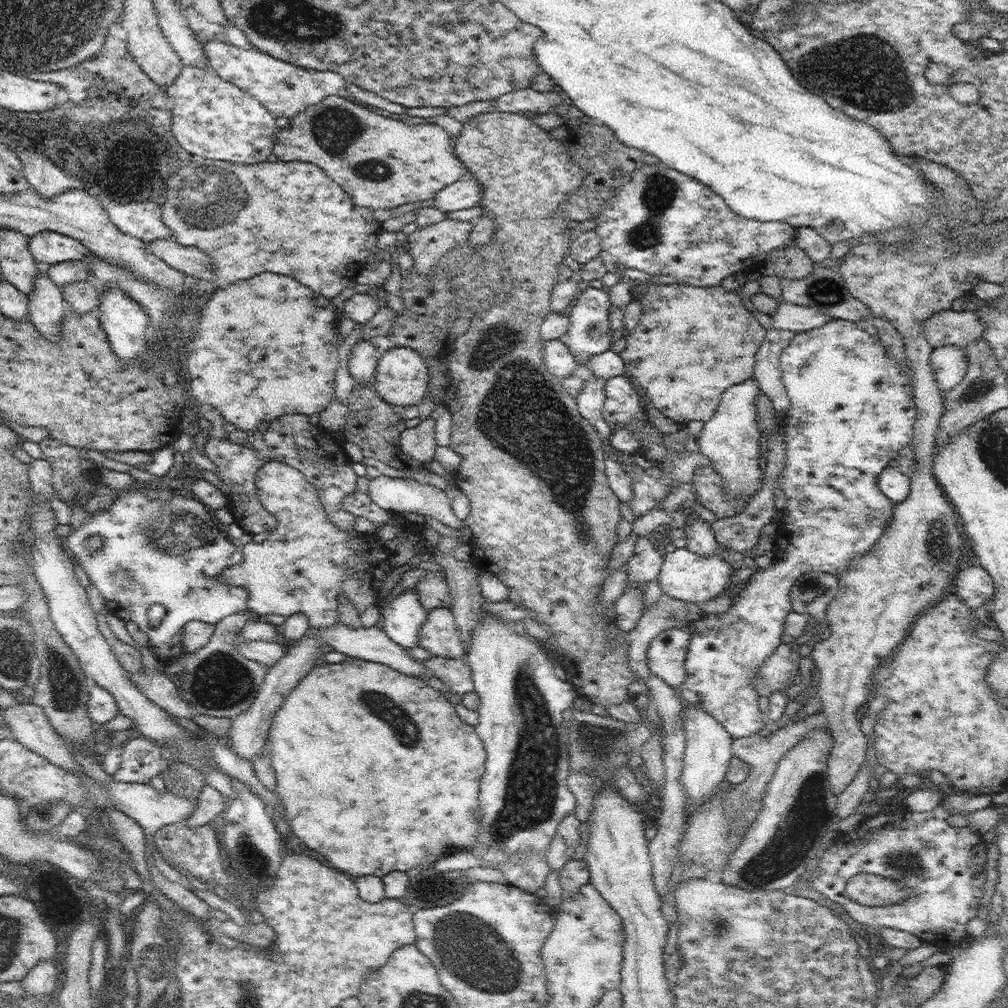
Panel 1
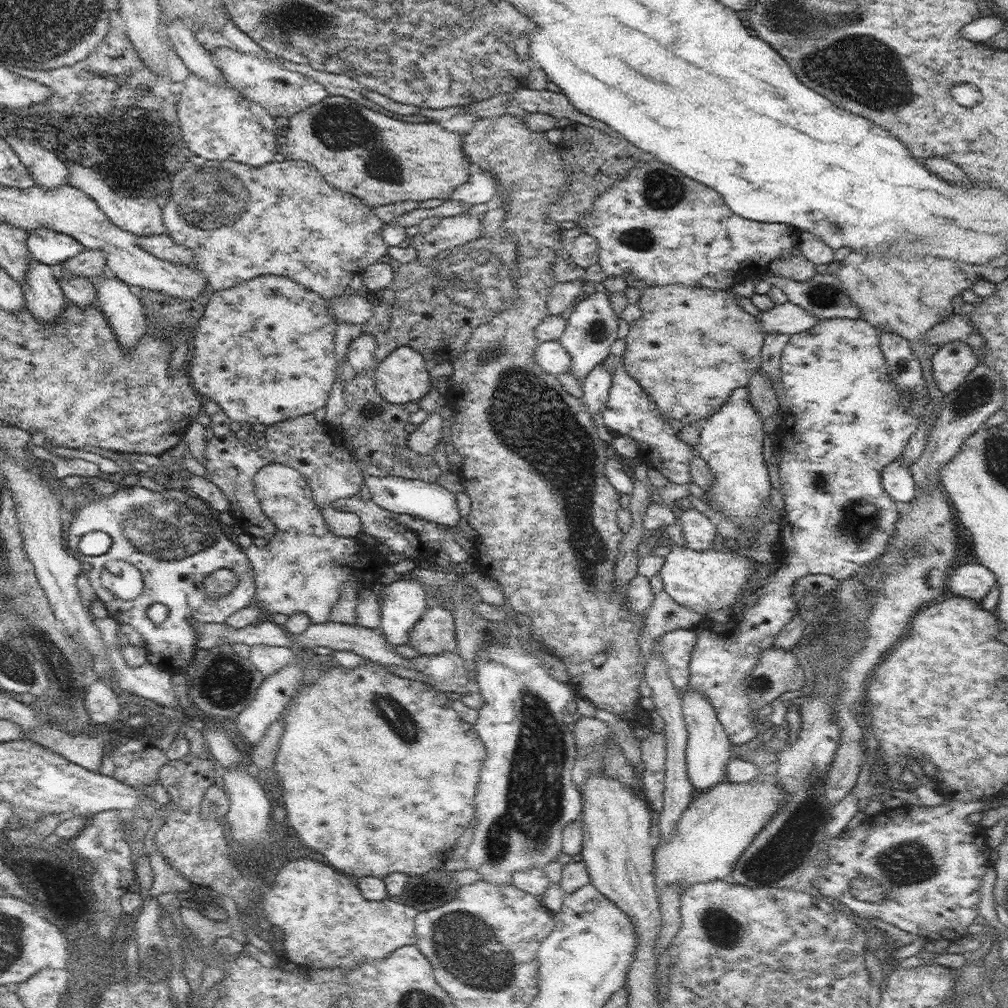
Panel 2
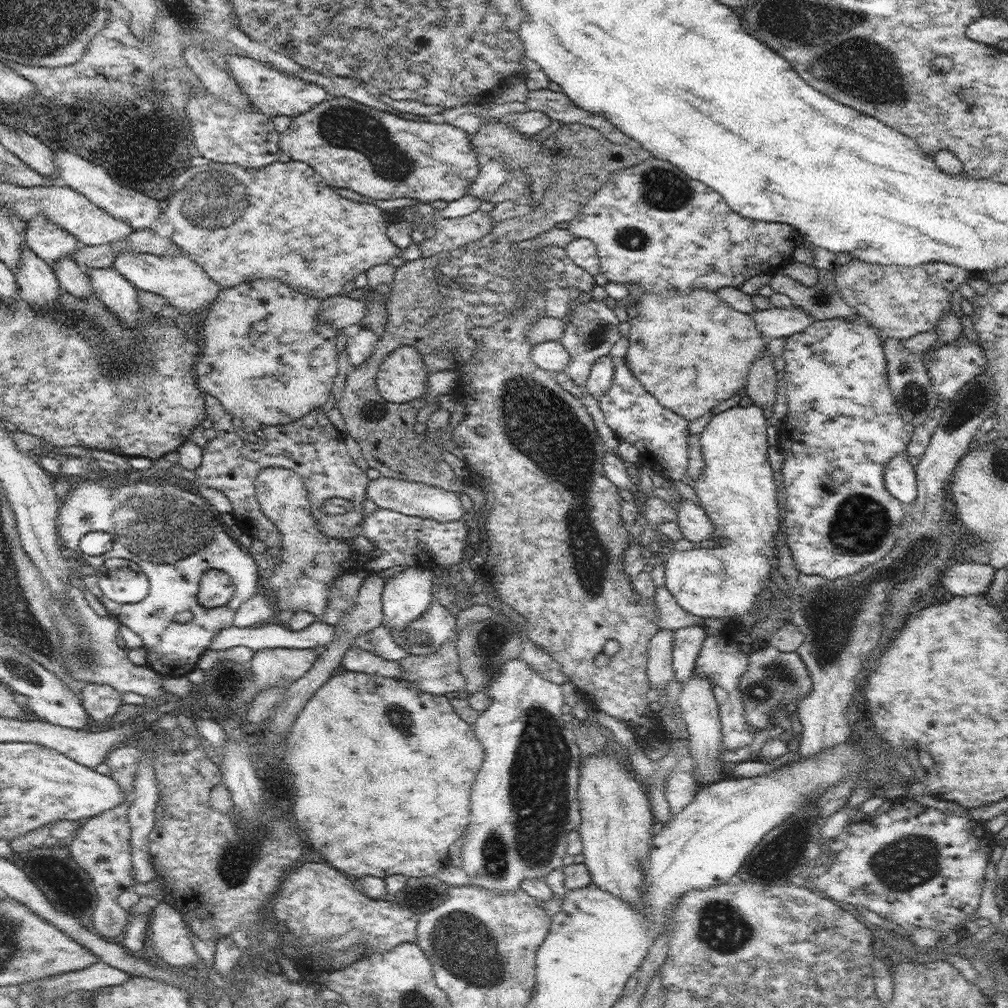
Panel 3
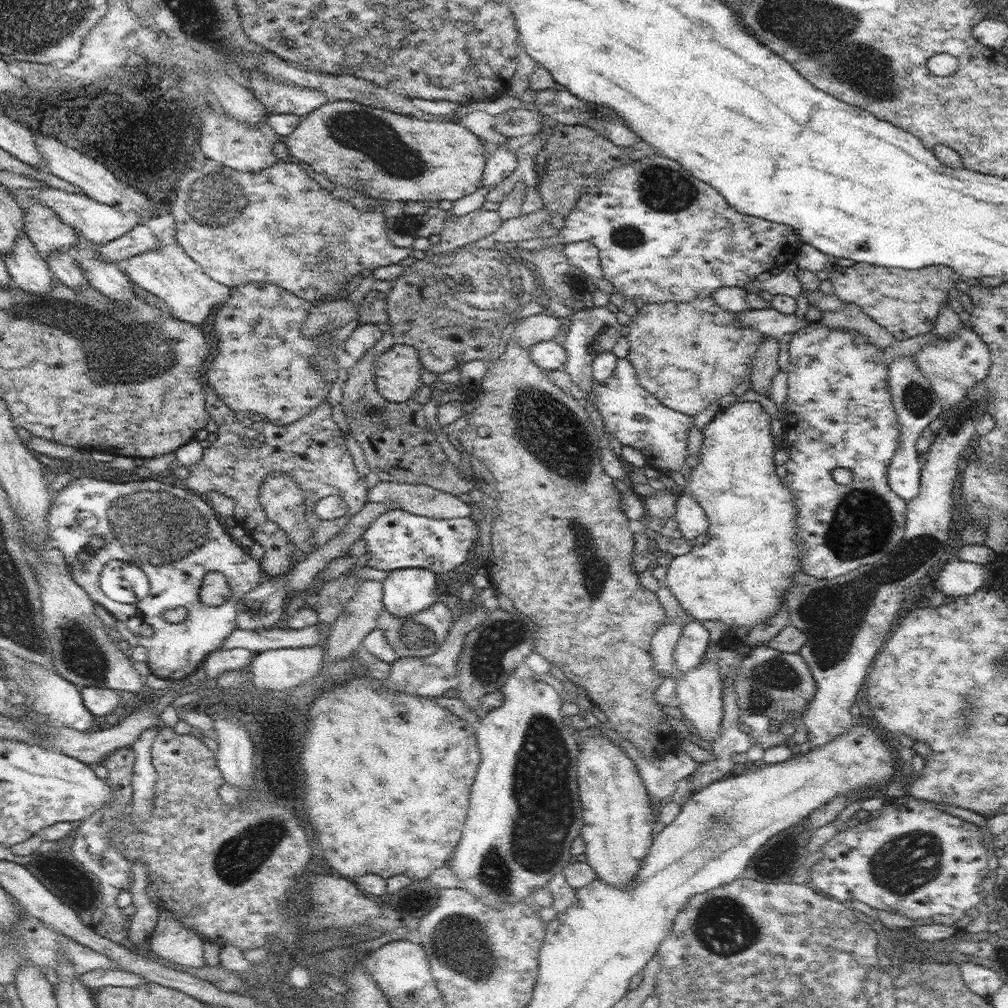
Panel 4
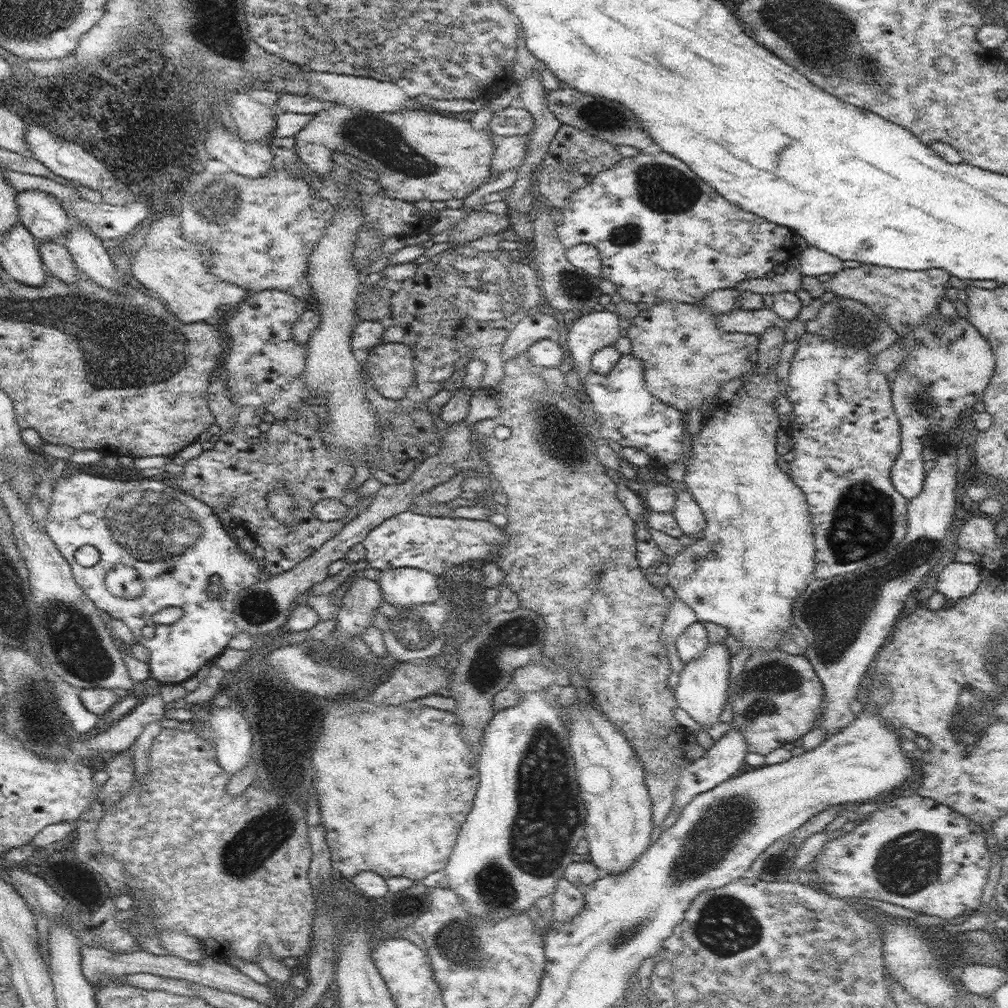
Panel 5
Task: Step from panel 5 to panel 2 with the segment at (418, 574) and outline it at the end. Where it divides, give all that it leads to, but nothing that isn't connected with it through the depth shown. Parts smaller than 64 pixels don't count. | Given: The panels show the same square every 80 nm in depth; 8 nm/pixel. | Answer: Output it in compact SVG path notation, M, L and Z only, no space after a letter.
M399 579L385 585L379 628L390 645L406 645L409 632L427 609L425 585L418 580Z

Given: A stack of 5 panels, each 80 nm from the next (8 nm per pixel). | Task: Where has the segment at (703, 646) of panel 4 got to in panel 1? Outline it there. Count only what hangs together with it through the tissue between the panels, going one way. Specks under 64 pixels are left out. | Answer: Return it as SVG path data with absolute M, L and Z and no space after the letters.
M689 629L663 630L648 647L648 666L670 686L677 688L687 677L685 658L691 639Z

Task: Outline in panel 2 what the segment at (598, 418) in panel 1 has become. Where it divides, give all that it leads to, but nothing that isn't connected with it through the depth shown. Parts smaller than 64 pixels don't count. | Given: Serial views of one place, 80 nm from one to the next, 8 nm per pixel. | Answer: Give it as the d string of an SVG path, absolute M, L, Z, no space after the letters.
M598 365L583 380L583 404L592 416L602 412L608 400L614 376L615 374L612 374L604 365Z

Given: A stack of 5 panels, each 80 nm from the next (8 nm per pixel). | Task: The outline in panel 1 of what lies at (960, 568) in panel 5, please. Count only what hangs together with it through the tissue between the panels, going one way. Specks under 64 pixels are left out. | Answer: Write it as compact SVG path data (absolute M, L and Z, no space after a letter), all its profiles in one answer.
M981 565L960 569L954 585L958 598L973 611L990 600L995 592L993 578Z

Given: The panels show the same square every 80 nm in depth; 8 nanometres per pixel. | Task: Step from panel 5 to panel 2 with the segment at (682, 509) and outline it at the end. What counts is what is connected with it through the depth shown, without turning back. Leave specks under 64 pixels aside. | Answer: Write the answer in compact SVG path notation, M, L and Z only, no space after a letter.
M685 503L683 507L684 510L679 520L686 542L685 546L695 551L705 551L712 548L717 528L704 514L692 506Z

